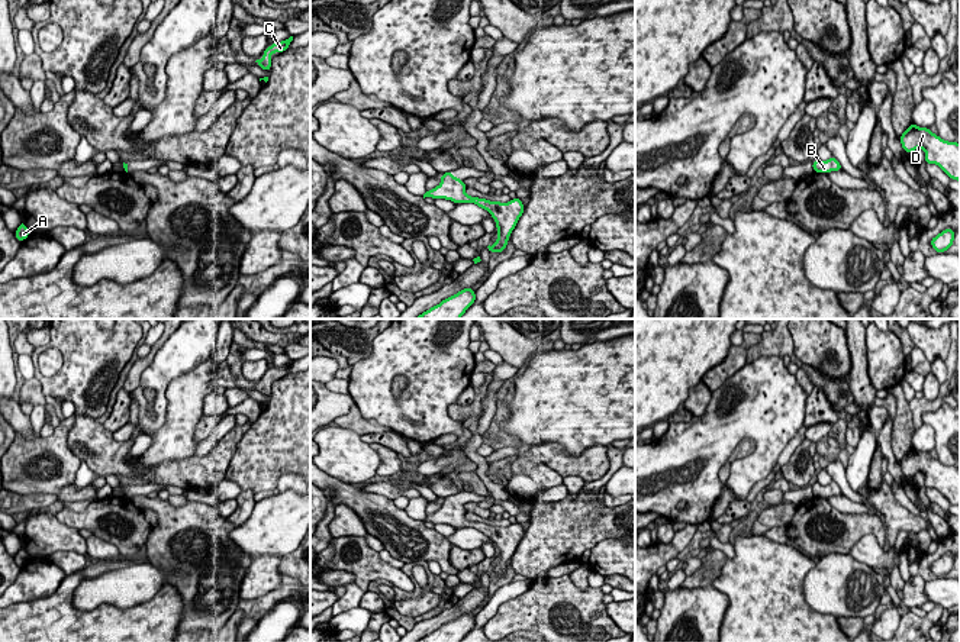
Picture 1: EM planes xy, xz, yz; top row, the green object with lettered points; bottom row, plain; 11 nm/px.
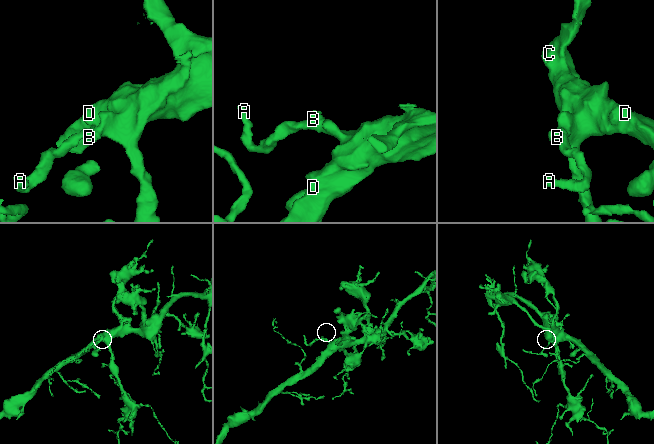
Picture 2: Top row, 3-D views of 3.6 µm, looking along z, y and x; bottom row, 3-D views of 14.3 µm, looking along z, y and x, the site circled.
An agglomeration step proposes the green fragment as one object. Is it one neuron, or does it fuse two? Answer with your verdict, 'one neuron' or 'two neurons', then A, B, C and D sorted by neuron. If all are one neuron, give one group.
one neuron | A B C D

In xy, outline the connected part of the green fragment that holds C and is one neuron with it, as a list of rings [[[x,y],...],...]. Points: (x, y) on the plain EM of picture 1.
[[[290,361],[289,364],[281,365],[281,367],[273,367],[271,371],[267,371],[267,372],[264,374],[264,378],[262,378],[264,383],[255,385],[255,387],[258,388],[258,391],[260,391],[261,394],[270,396],[270,393],[271,393],[271,384],[270,384],[270,381],[271,381],[274,377],[280,378],[280,377],[289,374],[291,365],[293,365],[293,361]]]

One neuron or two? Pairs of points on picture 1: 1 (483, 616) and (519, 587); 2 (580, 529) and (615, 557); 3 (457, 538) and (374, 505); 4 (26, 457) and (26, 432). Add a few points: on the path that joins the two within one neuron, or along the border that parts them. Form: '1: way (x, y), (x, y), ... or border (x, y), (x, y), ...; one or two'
1: way (490, 607), (511, 590); one
2: border (617, 538), (599, 541), (590, 549); two
3: border (445, 538), (453, 545); two
4: border (15, 432), (28, 439), (38, 438); two

